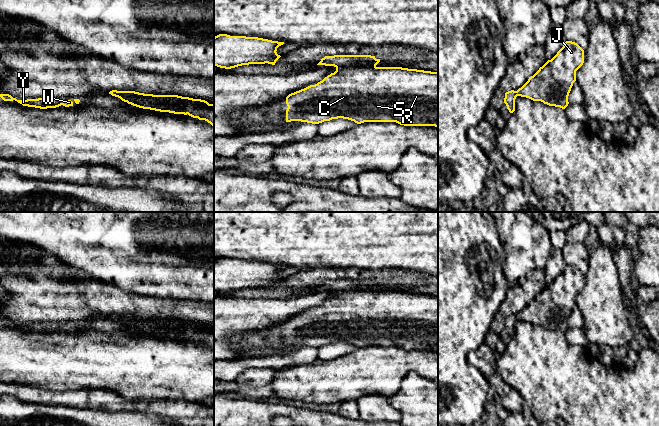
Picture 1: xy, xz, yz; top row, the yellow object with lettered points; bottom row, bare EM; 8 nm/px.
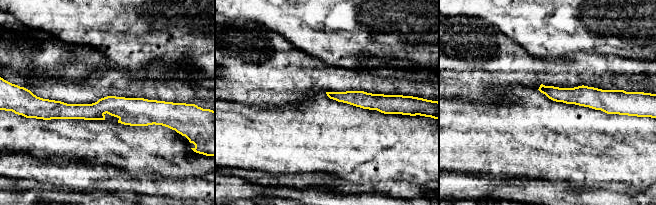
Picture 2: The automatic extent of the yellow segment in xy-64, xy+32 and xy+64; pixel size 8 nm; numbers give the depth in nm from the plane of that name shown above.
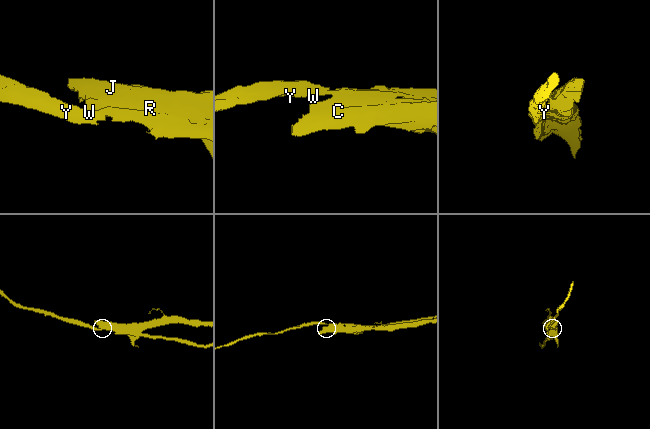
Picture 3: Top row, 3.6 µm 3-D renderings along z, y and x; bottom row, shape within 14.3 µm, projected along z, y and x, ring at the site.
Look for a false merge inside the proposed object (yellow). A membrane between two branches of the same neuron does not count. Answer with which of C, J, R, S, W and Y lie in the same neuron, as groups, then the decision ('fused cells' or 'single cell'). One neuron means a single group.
groups C J R S / W Y; fused cells

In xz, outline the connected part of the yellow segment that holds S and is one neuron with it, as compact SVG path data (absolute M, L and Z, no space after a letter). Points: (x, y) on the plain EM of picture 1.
M336 291L336 295L315 309L286 321L286 346L301 345L319 348L332 343L364 346L396 346L404 350L435 350L438 352L438 296L402 291Z

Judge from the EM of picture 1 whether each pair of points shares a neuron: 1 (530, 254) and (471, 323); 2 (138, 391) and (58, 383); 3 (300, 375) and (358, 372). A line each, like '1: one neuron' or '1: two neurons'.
1: two neurons
2: one neuron
3: one neuron

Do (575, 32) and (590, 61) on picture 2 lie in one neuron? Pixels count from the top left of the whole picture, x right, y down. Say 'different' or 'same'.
different

